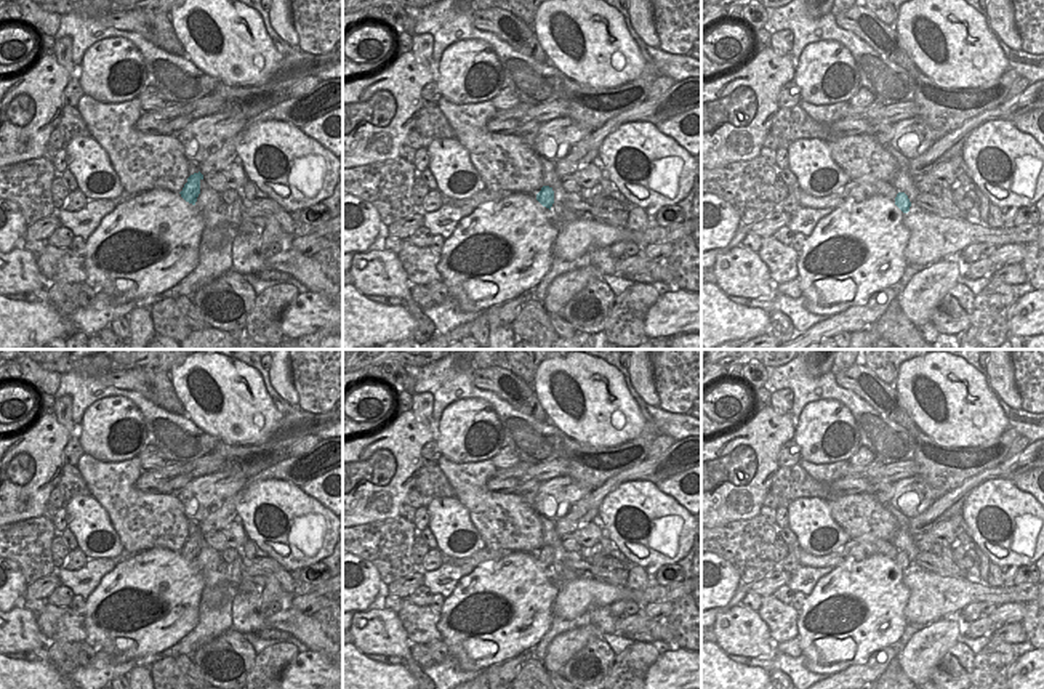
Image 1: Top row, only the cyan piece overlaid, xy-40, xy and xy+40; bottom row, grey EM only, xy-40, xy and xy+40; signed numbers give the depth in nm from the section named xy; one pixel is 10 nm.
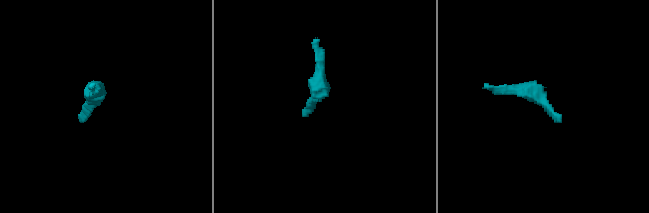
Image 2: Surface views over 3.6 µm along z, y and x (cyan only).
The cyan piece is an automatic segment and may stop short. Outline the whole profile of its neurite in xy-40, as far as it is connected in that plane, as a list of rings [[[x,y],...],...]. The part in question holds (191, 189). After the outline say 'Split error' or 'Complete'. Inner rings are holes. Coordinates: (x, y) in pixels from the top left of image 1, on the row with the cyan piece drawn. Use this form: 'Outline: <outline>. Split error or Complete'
Outline: [[[199,171],[199,173],[194,173],[187,178],[187,183],[184,184],[183,191],[179,192],[181,197],[195,205],[197,202],[197,197],[200,194],[200,181],[203,179],[203,175]]]. Complete

